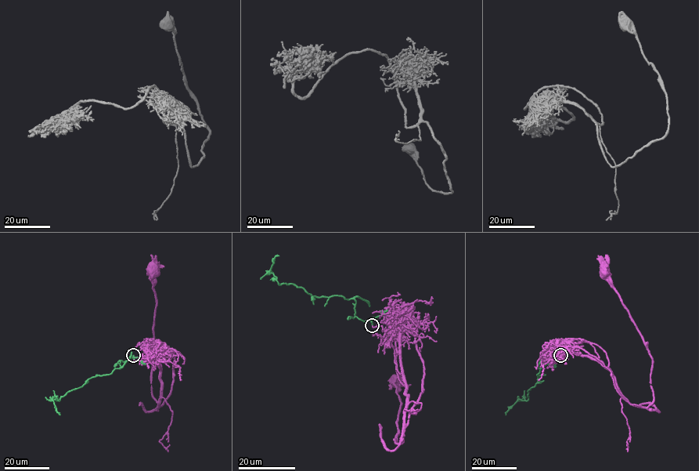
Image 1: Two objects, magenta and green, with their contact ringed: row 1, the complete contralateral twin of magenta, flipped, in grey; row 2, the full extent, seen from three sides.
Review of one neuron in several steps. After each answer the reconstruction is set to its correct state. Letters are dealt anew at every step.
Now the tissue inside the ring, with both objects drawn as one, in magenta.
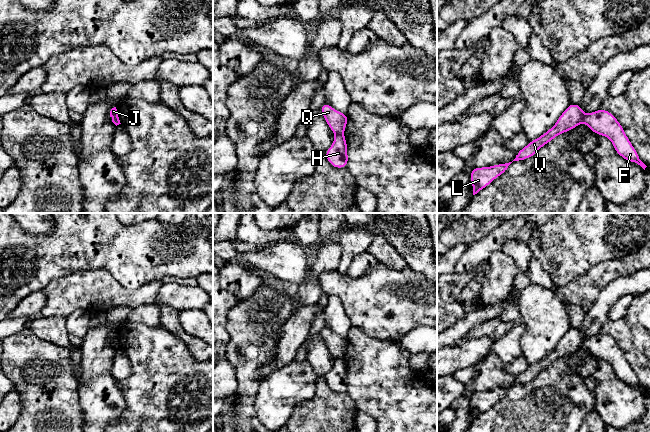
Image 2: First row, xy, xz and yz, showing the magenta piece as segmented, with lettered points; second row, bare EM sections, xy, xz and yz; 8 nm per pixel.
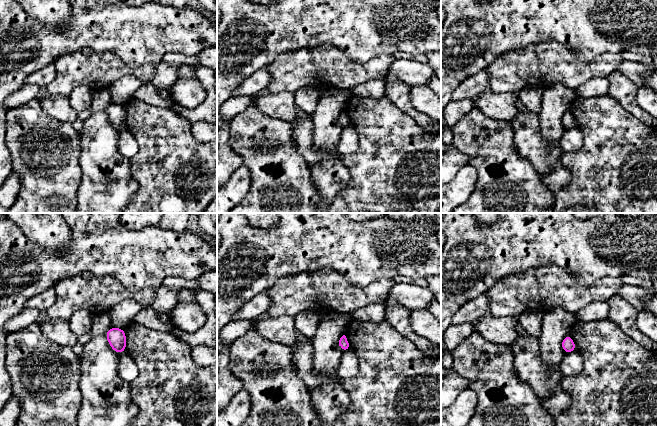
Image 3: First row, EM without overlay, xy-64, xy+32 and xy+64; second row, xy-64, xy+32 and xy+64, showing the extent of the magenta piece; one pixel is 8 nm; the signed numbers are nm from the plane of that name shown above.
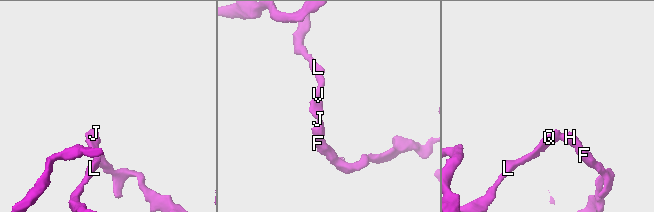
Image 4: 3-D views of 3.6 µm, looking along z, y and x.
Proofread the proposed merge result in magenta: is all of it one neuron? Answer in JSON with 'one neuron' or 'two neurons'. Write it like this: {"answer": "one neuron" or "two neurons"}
{"answer": "two neurons"}

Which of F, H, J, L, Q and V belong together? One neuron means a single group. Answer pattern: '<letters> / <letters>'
F H / J L Q V

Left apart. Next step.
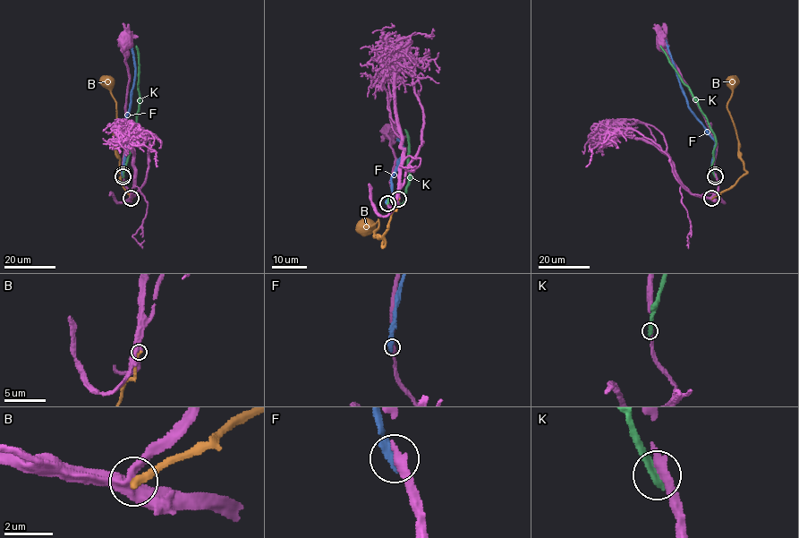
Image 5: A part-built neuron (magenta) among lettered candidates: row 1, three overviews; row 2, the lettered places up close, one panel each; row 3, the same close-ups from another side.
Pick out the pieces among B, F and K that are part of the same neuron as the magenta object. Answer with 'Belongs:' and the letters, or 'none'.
Belongs: none

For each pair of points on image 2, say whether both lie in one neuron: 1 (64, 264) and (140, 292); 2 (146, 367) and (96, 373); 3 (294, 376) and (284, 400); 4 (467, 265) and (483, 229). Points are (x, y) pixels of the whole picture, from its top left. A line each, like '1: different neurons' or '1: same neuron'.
1: different neurons
2: different neurons
3: same neuron
4: different neurons

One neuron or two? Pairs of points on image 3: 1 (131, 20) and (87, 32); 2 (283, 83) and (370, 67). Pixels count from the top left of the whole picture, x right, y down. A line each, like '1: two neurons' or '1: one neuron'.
1: one neuron
2: one neuron

